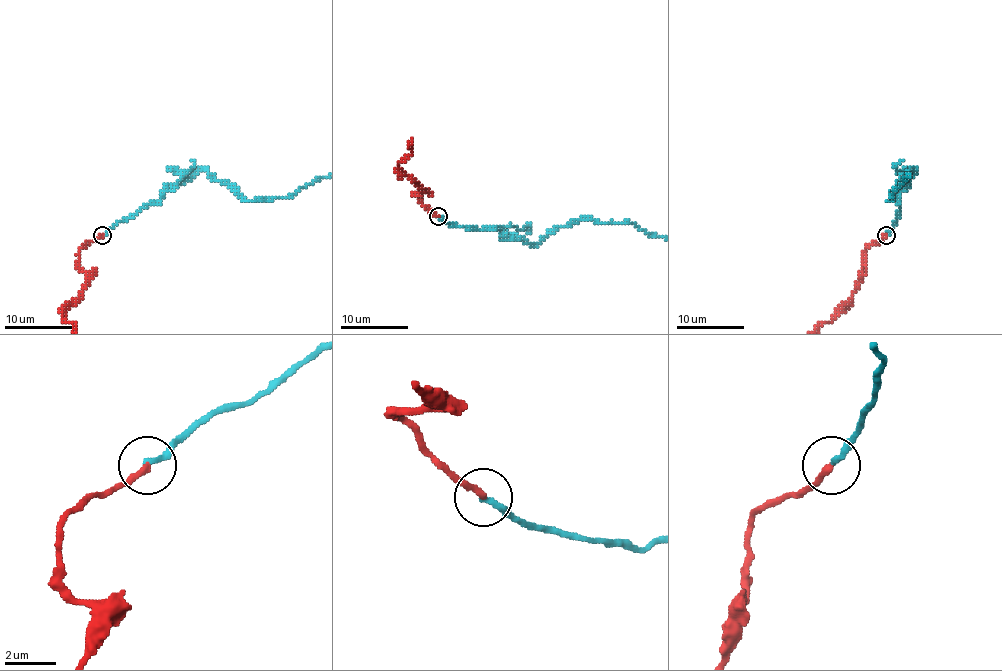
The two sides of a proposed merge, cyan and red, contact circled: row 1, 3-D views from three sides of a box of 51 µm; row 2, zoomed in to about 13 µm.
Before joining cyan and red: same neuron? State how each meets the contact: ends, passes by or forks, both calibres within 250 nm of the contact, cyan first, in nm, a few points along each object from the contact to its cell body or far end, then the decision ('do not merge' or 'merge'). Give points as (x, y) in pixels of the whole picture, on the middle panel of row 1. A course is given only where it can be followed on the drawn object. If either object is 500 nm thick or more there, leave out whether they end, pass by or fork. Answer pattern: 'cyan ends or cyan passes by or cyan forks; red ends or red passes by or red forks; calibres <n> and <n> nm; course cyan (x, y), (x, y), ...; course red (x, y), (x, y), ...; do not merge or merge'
cyan ends; red ends; calibres 190 and 260 nm; merge

